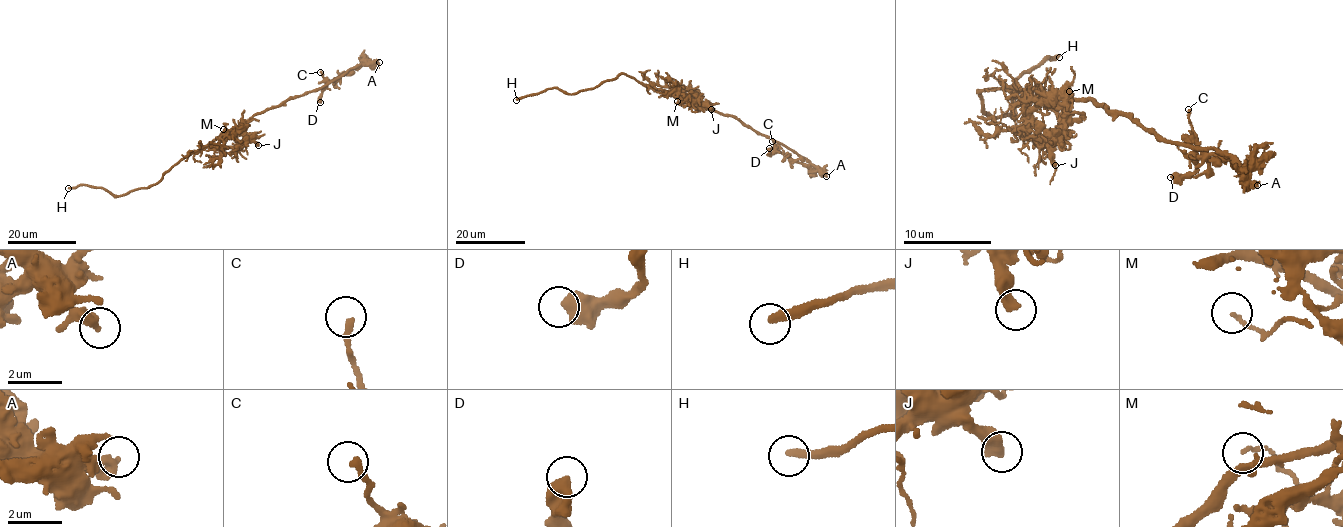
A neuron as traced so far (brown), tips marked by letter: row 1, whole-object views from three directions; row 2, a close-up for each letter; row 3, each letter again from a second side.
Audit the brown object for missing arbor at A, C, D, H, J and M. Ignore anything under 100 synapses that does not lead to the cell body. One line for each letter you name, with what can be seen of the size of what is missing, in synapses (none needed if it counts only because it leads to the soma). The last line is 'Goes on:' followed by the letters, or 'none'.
Goes on: H

